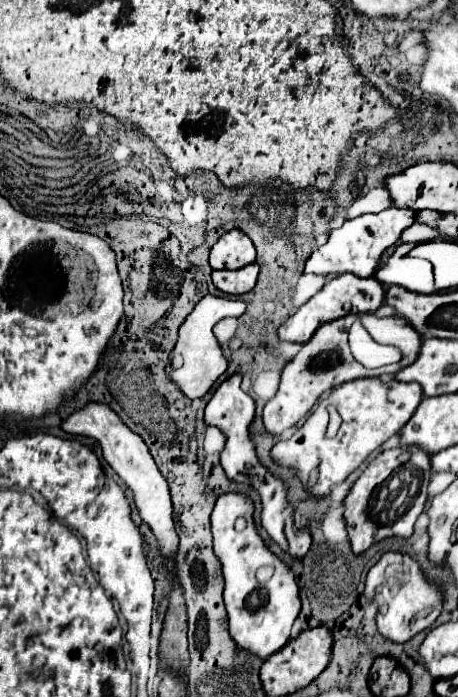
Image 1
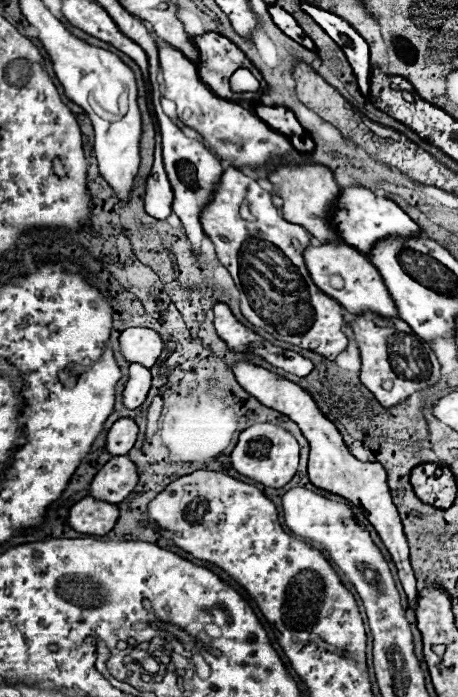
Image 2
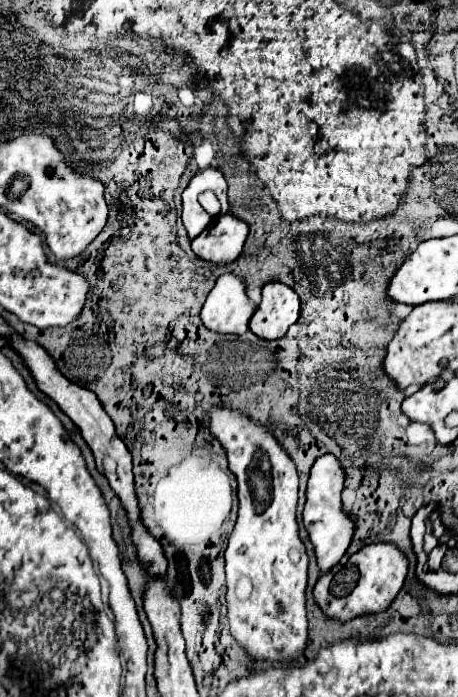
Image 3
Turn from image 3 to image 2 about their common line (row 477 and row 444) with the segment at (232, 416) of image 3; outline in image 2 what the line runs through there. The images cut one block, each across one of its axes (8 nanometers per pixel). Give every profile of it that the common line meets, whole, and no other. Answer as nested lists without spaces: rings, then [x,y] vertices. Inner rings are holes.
[[[254,424],[242,430],[242,434],[238,436],[238,444],[230,454],[230,460],[232,460],[232,468],[238,474],[248,476],[270,488],[282,488],[294,478],[298,470],[298,454],[300,454],[300,446],[290,432],[274,424]]]

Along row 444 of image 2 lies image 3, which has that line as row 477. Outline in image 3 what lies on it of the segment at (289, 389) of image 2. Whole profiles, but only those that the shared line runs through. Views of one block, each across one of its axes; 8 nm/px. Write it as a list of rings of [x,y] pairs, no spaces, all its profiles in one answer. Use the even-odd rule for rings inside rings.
[[[334,454],[320,456],[310,470],[310,480],[306,488],[306,506],[304,506],[304,526],[308,530],[310,542],[314,544],[320,572],[328,572],[334,564],[340,562],[354,536],[354,528],[356,528],[354,518],[350,512],[344,512],[342,506],[344,480],[346,474]]]

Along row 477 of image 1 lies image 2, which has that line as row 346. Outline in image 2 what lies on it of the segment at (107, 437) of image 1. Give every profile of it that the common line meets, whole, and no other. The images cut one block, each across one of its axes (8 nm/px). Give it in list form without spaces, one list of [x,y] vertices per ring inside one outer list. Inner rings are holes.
[[[126,328],[120,338],[120,354],[128,360],[128,362],[136,362],[142,364],[146,368],[152,368],[162,352],[162,338],[158,332],[150,330],[150,328]]]

